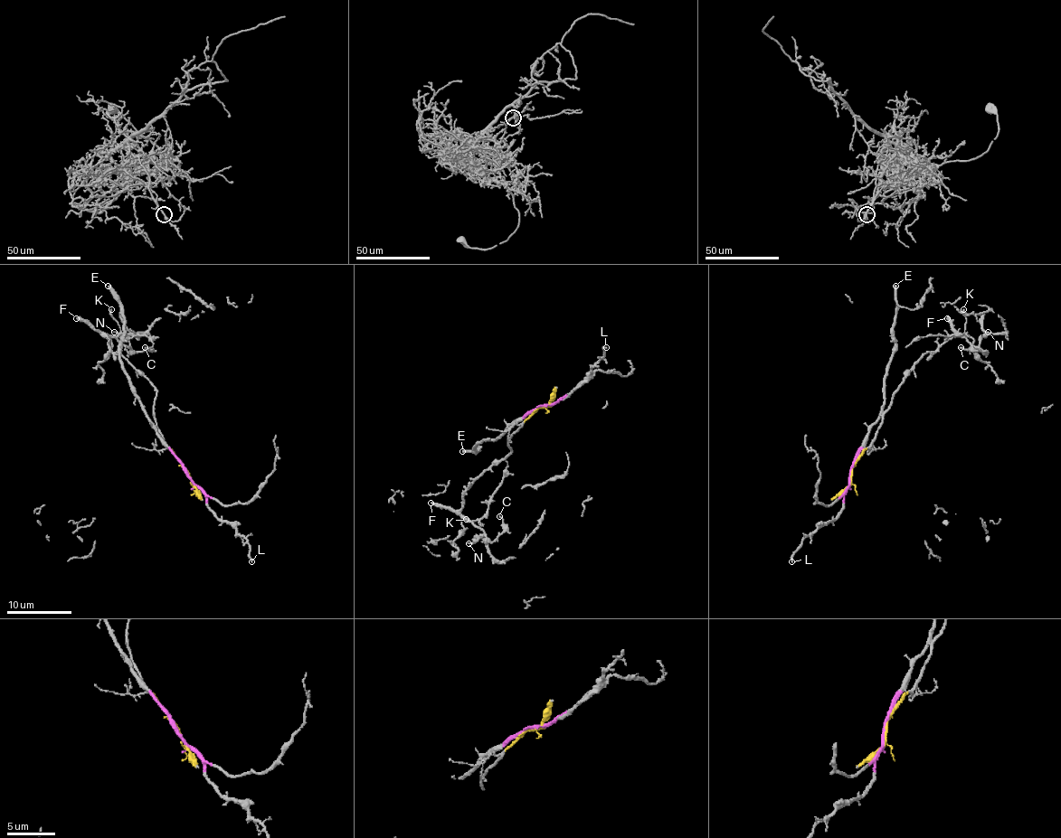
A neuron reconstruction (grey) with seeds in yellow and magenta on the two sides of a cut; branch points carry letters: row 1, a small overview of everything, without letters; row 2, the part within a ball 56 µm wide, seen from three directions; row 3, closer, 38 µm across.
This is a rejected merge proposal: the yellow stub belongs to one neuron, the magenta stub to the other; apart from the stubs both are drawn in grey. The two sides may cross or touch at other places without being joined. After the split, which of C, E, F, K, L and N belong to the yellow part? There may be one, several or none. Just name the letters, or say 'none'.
C, F, K, N

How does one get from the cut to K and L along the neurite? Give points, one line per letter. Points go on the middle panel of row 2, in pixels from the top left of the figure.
K: (543, 407), (510, 436), (510, 452), (496, 460), (465, 493), (459, 513), (474, 521), (466, 519)
L: (543, 407), (563, 400), (601, 358), (606, 346)

